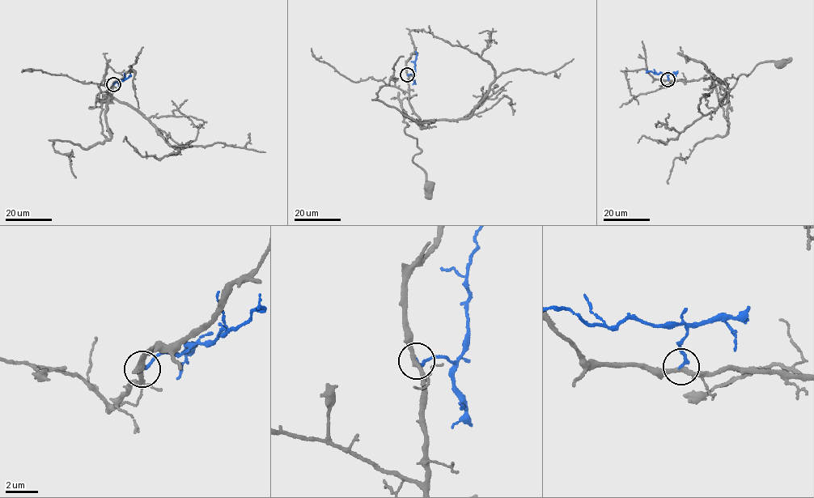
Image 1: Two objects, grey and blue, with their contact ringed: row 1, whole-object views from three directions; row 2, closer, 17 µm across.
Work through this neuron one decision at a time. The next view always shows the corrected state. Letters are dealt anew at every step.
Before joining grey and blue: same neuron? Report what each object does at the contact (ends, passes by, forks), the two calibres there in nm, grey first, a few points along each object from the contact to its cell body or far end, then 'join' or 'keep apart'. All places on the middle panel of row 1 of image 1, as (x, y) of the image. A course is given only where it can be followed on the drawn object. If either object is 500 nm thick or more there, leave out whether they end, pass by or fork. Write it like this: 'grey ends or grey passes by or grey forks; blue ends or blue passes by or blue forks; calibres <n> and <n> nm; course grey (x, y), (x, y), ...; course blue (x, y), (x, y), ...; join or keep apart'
grey passes by; blue ends; calibres 280 and 190 nm; course grey (407, 74), (409, 104), (420, 121), (404, 118), (404, 130), (417, 141), (421, 151), (413, 159), (429, 185); course blue (407, 74), (414, 74), (415, 51); keep apart

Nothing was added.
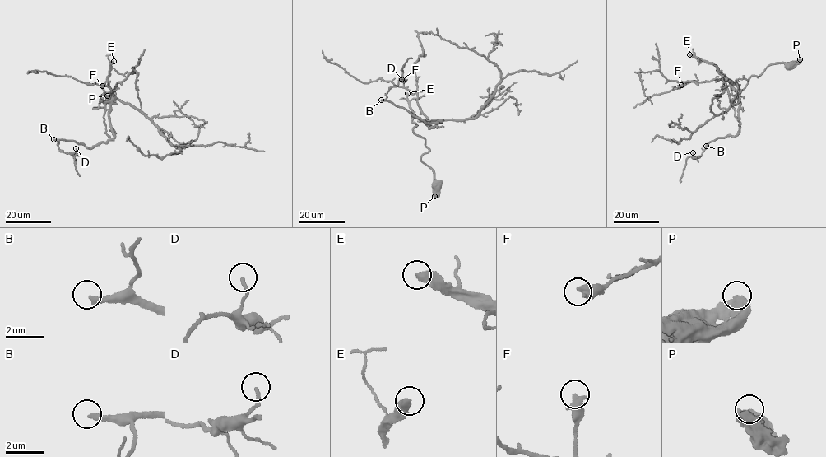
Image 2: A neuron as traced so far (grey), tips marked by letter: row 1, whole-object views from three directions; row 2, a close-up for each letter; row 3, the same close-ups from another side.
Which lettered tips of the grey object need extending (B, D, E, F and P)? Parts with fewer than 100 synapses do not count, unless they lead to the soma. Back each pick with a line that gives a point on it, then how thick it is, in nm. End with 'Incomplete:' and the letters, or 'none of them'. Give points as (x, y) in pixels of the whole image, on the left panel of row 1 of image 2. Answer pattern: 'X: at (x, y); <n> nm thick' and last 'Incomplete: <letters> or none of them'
B: at (53, 139); 280 nm thick
E: at (113, 61); 480 nm thick
Incomplete: B, E

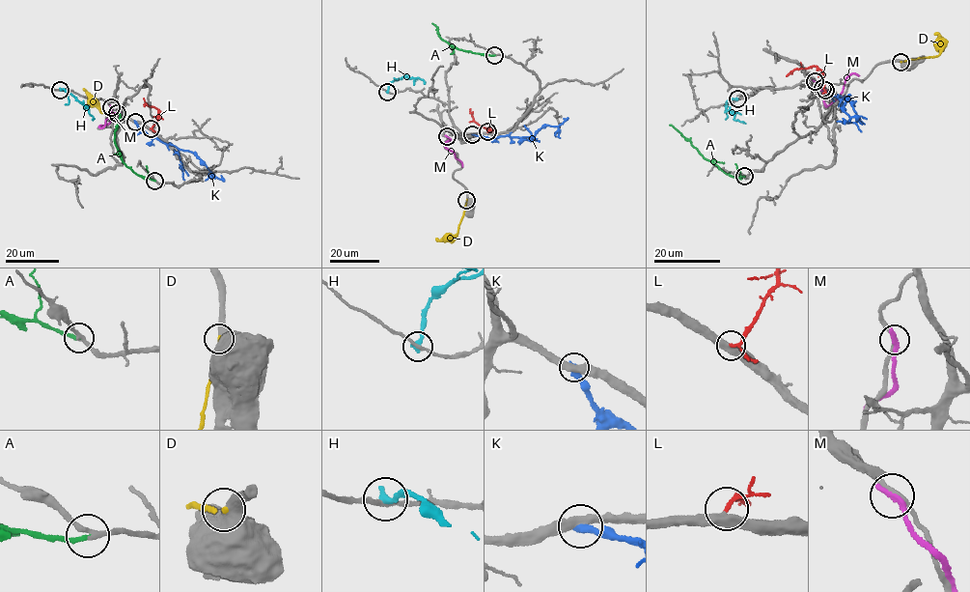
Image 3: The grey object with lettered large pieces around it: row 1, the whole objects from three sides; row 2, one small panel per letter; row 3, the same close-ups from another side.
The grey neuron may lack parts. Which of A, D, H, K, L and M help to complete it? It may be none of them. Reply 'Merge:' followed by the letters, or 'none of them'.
Merge: A, L

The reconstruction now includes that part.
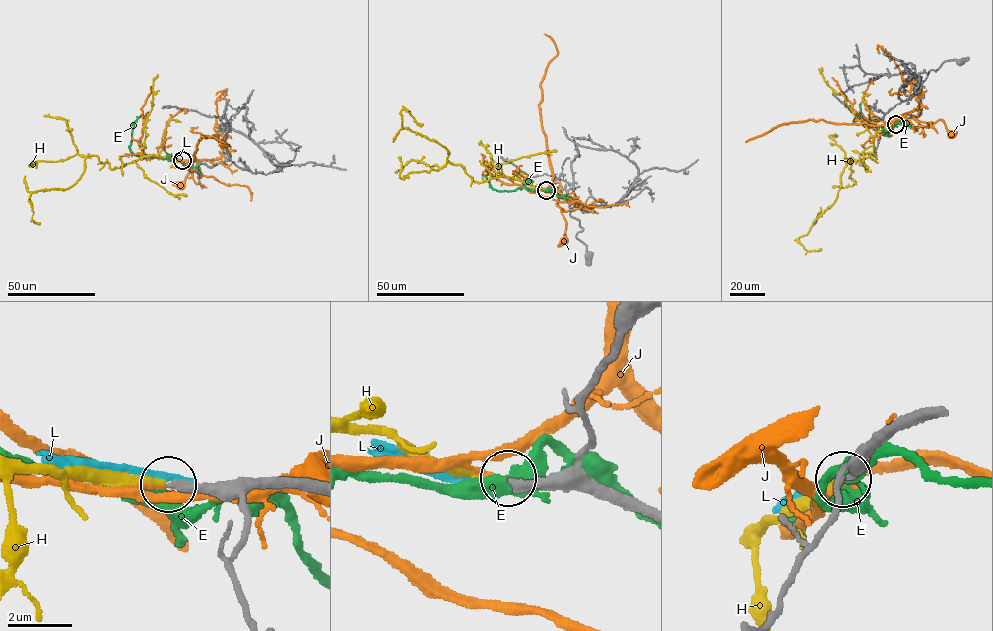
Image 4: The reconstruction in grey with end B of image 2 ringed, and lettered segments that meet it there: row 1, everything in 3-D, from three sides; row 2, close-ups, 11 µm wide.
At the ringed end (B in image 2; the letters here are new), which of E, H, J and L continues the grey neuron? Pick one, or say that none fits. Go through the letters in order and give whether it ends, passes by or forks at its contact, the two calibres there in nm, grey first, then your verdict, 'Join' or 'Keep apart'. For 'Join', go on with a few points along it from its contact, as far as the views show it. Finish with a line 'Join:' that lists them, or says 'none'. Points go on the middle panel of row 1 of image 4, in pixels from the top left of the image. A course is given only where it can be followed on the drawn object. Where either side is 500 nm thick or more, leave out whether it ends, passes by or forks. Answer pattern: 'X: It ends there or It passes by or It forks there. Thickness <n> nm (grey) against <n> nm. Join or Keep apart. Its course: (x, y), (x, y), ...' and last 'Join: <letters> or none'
E: It forks there. Thickness 300 nm (grey) against 420 nm. Keep apart
H: It ends there. Thickness 280 nm (grey) against 200 nm. Join. Its course: (546, 189), (501, 176), (474, 181), (463, 167), (450, 163), (446, 148), (403, 128), (400, 111), (422, 125)
J: It ends there. Thickness 320 nm (grey) against 120 nm. Keep apart
L: It ends there. Thickness 340 nm (grey) against 200 nm. Keep apart
Join: H

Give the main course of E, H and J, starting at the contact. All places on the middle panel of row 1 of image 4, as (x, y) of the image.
E: (546, 190), (520, 187), (515, 190), (496, 190), (490, 187), (483, 175), (487, 175)
H: (546, 189), (501, 176), (474, 181), (463, 167), (450, 163), (446, 148), (403, 128), (400, 111), (422, 125)
J: (546, 190), (552, 184), (557, 190), (558, 205), (566, 225), (562, 240)

